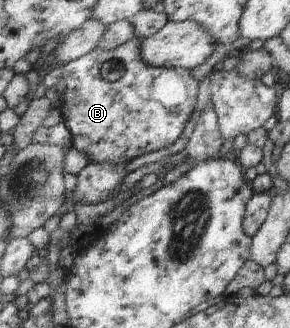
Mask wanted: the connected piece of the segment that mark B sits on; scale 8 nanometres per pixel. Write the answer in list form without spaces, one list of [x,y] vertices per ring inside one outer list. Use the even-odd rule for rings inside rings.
[[[135,37],[118,49],[93,49],[84,57],[64,66],[60,79],[61,97],[58,105],[65,124],[72,132],[72,148],[85,153],[91,163],[113,163],[119,166],[163,148],[169,148],[177,142],[195,110],[199,81],[193,78],[191,70],[186,68],[167,68],[151,66],[142,57],[142,44],[145,39]],[[120,61],[124,75],[117,81],[107,82],[101,78],[101,66],[107,62]]]

